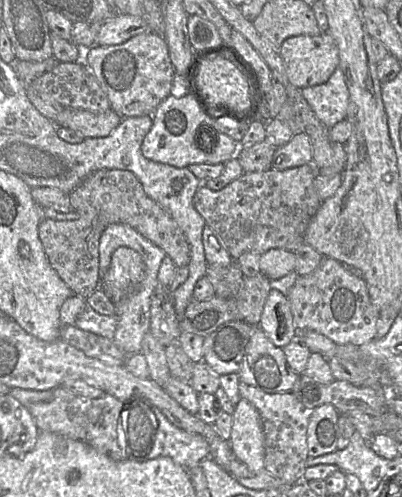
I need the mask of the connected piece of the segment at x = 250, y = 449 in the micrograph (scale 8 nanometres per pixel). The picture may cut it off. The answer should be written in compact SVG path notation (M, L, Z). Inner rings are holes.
M240 398L235 404L231 416L233 425L229 443L235 458L244 463L251 471L264 470L264 438L257 409L248 400Z

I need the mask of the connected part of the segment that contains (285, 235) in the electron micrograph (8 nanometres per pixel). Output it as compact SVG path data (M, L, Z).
M311 163L286 170L243 173L220 190L201 185L193 205L205 225L220 235L233 260L244 253L261 255L273 248L294 251L305 244L305 231L322 203L314 187L316 175Z

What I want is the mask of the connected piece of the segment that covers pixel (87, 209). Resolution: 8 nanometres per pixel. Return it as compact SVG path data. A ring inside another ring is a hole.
M101 169L91 173L70 193L70 204L79 214L76 220L43 218L39 238L49 263L73 294L87 298L100 288L99 240L110 223L124 223L160 247L176 267L185 267L190 258L189 244L170 214L145 193L141 182L130 171Z

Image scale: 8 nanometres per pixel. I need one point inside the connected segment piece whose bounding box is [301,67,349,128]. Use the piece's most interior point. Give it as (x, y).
(329, 101)

